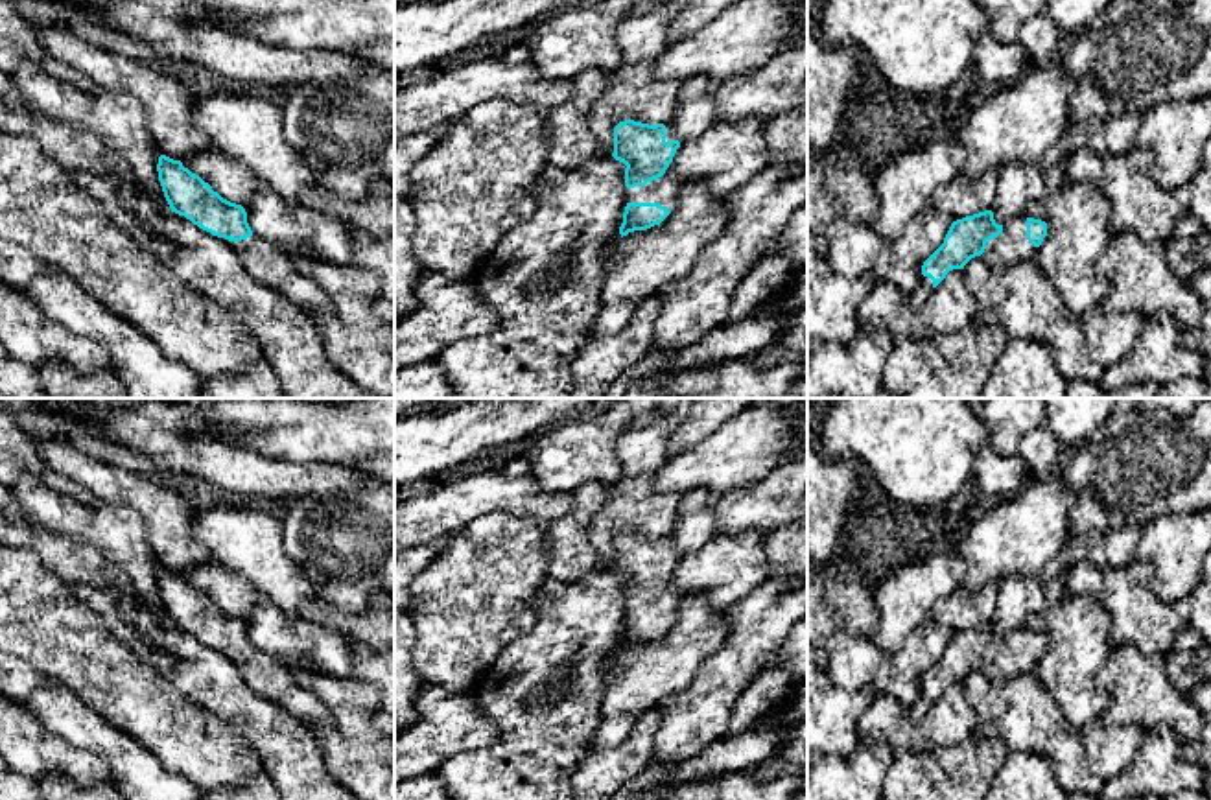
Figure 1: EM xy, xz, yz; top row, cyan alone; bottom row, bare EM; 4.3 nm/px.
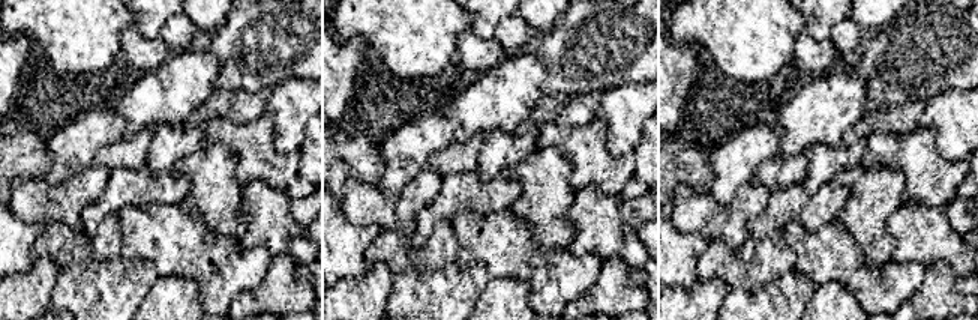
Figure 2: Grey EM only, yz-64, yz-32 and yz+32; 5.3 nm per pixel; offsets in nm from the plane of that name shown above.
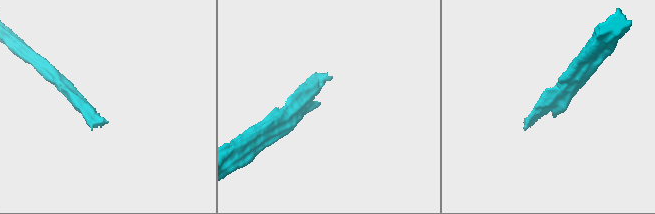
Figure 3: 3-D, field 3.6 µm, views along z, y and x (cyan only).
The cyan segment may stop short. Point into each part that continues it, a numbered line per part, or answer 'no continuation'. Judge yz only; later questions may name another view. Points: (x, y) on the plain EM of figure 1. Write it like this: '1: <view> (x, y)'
1: yz (1011, 658)
2: yz (926, 699)

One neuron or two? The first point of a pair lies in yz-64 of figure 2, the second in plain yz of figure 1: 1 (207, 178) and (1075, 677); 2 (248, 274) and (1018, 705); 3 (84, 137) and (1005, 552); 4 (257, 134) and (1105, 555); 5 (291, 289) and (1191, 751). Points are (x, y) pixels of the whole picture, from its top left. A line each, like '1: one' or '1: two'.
1: one
2: one
3: two
4: two
5: two

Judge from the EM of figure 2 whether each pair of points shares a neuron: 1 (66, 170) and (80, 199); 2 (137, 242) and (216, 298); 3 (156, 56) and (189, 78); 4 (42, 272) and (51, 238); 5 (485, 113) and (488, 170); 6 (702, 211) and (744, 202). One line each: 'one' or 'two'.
1: two
2: one
3: two
4: two
5: two
6: one

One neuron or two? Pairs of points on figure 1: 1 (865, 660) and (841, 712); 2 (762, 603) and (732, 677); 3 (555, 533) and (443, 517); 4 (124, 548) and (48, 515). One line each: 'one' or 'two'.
1: two
2: one
3: two
4: one

